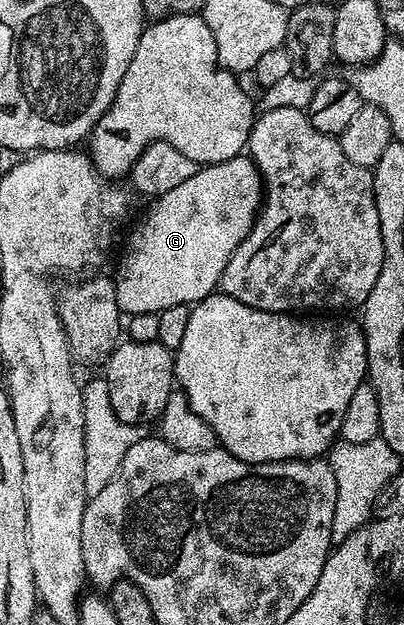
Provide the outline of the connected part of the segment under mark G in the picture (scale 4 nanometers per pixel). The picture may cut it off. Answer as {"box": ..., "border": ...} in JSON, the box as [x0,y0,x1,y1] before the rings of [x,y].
{"box":[112,155,264,315],"border":[[[239,155],[215,165],[203,165],[196,171],[196,175],[192,175],[192,179],[172,187],[172,191],[164,191],[164,195],[153,198],[147,204],[150,206],[147,207],[146,214],[142,217],[142,222],[131,231],[130,238],[126,241],[126,250],[123,251],[122,258],[118,261],[118,274],[113,274],[112,277],[119,310],[126,315],[136,313],[159,314],[168,307],[176,307],[177,305],[193,306],[195,303],[204,300],[205,297],[211,296],[219,288],[224,267],[228,267],[228,259],[232,259],[236,247],[240,247],[240,243],[244,243],[244,239],[252,231],[254,220],[258,218],[263,200],[264,186],[262,184],[262,176],[258,168],[254,166],[253,159],[248,155]]]}

